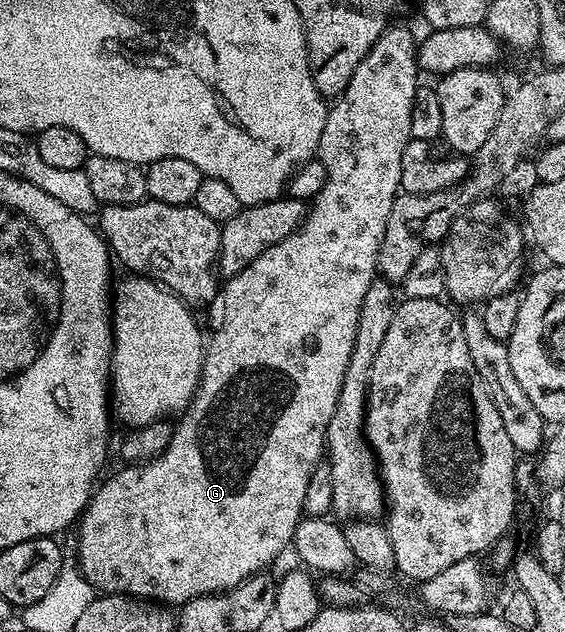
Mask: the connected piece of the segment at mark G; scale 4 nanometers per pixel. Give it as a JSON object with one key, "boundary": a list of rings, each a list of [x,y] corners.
{"boundary":[[[391,23],[386,26],[386,30],[380,35],[380,39],[376,39],[376,43],[372,43],[372,47],[368,51],[368,55],[364,55],[364,59],[360,59],[360,63],[356,67],[356,71],[352,71],[350,82],[347,83],[346,89],[340,96],[329,106],[326,114],[326,122],[324,123],[324,131],[320,135],[320,143],[318,144],[318,152],[316,154],[317,160],[324,163],[324,171],[326,172],[326,182],[321,191],[312,199],[312,204],[309,206],[306,218],[302,220],[302,224],[292,235],[288,235],[288,239],[280,239],[280,243],[276,243],[272,247],[260,254],[256,259],[252,259],[252,263],[248,263],[248,267],[244,267],[244,271],[240,271],[234,277],[227,277],[218,286],[218,294],[215,295],[214,300],[208,306],[208,314],[210,313],[210,329],[208,333],[208,340],[204,345],[204,352],[202,354],[202,374],[198,380],[198,389],[194,393],[194,398],[190,401],[190,406],[177,418],[176,424],[173,426],[174,434],[168,443],[167,447],[158,457],[154,457],[151,461],[143,461],[141,463],[130,463],[122,469],[119,473],[114,473],[106,482],[103,480],[101,484],[95,488],[86,509],[82,512],[80,520],[77,522],[76,530],[78,529],[78,558],[76,564],[82,574],[82,578],[89,583],[99,594],[102,595],[125,595],[151,603],[161,603],[166,607],[181,607],[186,601],[191,601],[197,597],[203,597],[209,593],[222,593],[226,589],[231,589],[240,584],[244,579],[248,579],[252,575],[269,570],[270,564],[285,551],[286,547],[293,542],[294,532],[298,522],[303,519],[302,504],[304,503],[304,490],[308,487],[308,479],[312,479],[312,471],[323,460],[324,450],[326,448],[326,428],[328,423],[332,423],[332,411],[336,411],[336,399],[340,399],[340,387],[344,383],[344,371],[348,371],[348,359],[352,357],[352,343],[356,343],[356,323],[360,319],[360,303],[364,303],[364,291],[368,291],[371,282],[376,279],[376,270],[378,268],[378,252],[380,251],[380,243],[384,239],[384,227],[388,223],[388,211],[392,211],[392,203],[398,197],[402,187],[402,180],[400,179],[400,163],[404,159],[404,147],[412,139],[410,133],[410,124],[414,121],[414,96],[418,93],[418,77],[420,78],[420,70],[418,67],[418,45],[416,44],[416,37],[414,41],[414,33],[406,25],[397,25]]]}

